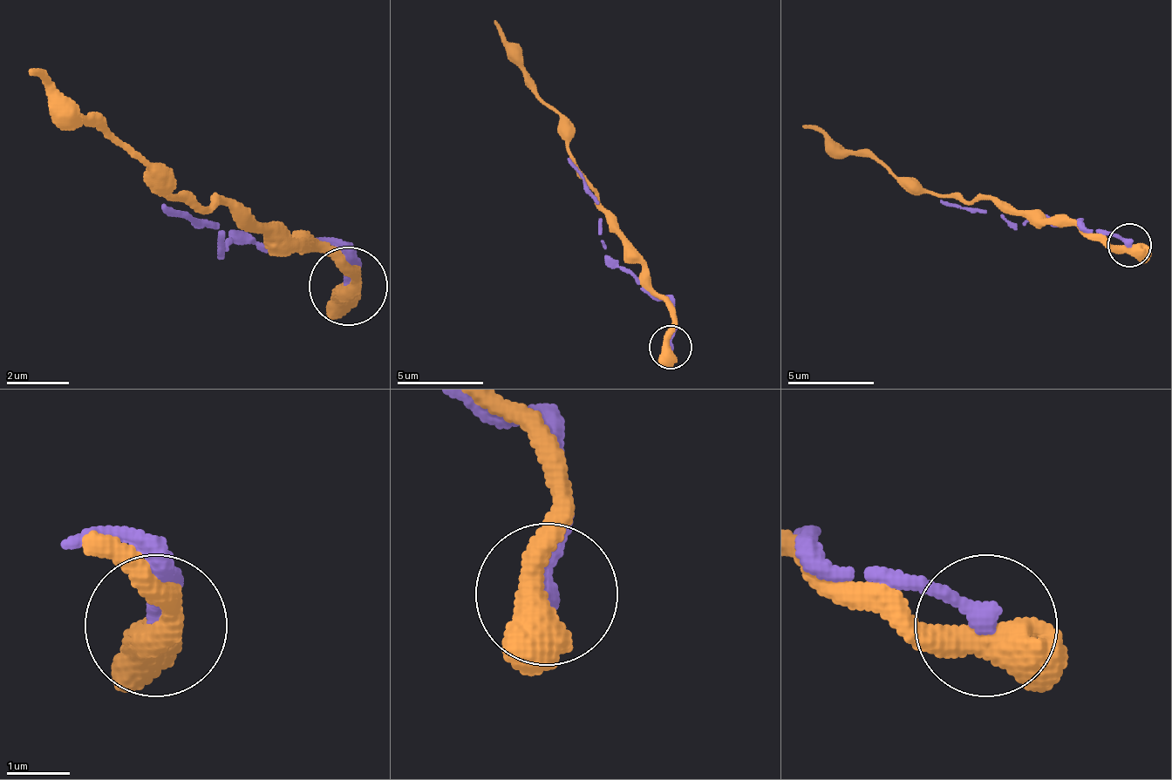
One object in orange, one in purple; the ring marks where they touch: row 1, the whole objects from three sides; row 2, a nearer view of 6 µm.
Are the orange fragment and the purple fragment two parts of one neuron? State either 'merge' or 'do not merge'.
do not merge

